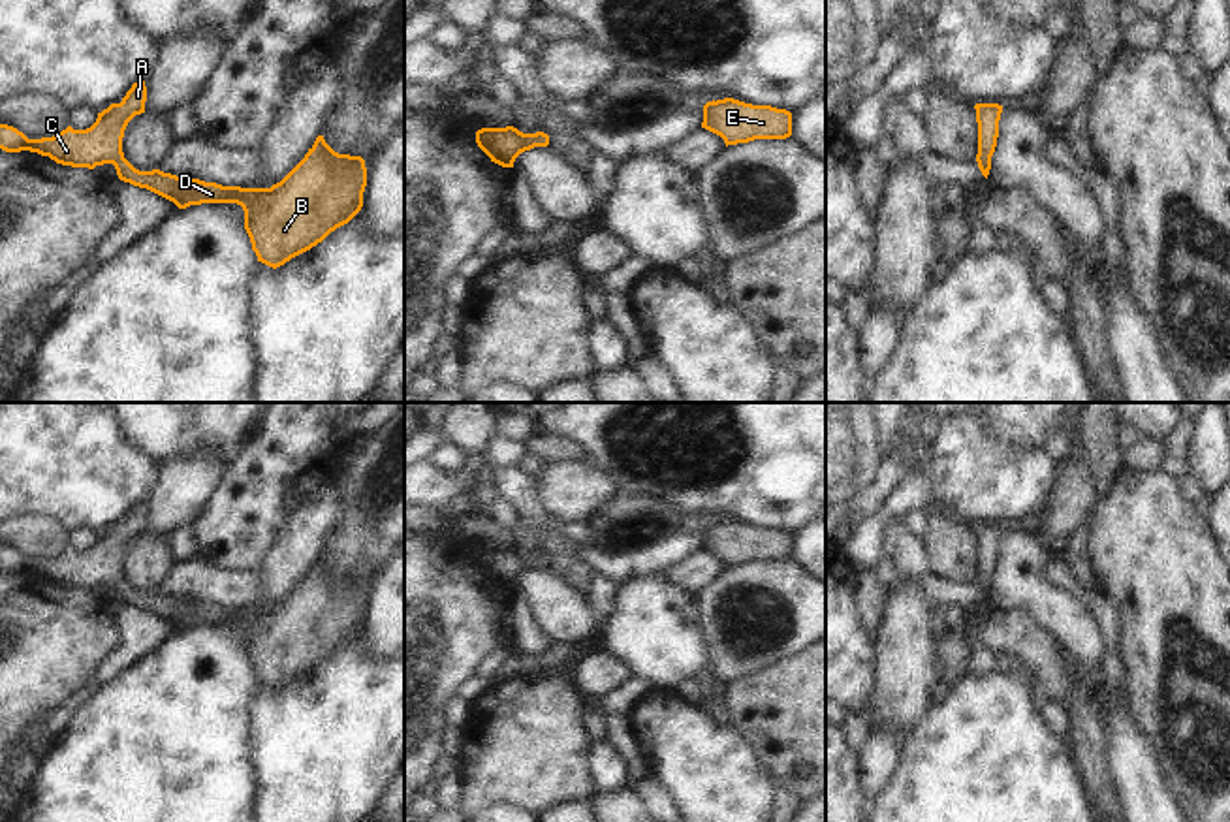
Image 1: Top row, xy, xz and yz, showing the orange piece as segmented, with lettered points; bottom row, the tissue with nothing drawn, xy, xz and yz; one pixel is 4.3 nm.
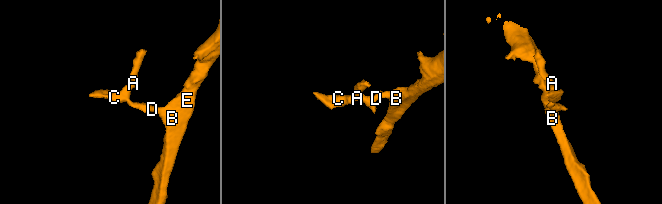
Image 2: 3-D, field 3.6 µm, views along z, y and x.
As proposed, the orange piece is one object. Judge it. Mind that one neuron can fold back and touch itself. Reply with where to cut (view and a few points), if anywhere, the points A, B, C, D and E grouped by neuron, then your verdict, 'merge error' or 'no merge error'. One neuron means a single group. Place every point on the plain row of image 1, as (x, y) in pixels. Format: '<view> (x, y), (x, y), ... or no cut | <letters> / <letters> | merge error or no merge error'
no cut | A B C D E | no merge error

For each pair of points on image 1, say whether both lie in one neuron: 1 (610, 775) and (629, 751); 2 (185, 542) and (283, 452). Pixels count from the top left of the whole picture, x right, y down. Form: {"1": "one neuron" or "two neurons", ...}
{"1": "two neurons", "2": "two neurons"}

